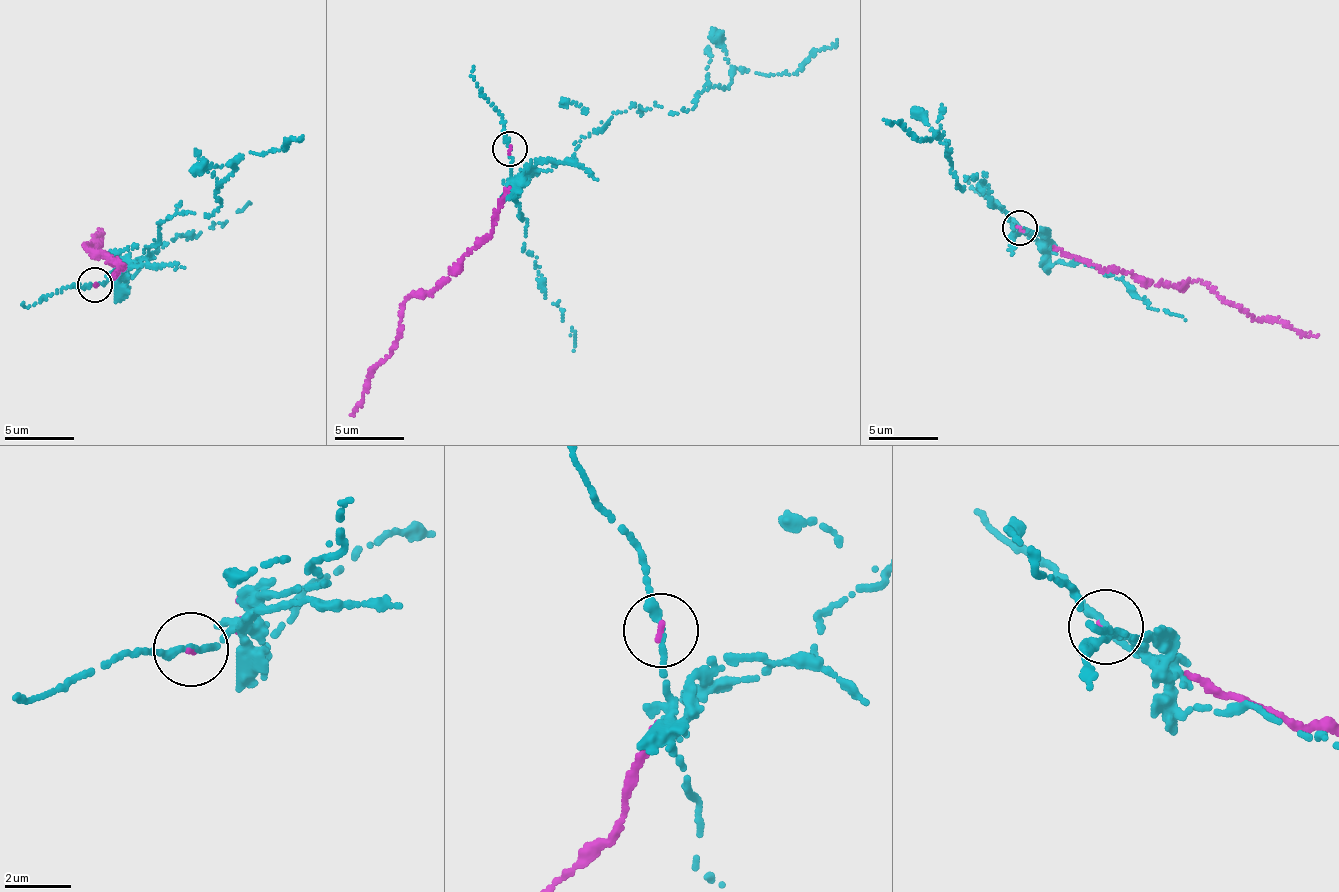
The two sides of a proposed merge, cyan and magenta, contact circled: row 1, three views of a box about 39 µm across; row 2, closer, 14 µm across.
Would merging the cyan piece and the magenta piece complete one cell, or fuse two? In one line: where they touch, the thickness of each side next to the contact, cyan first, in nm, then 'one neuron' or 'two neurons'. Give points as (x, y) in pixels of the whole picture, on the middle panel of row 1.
place (509, 149); calibres 200 and 110 nm; two neurons

